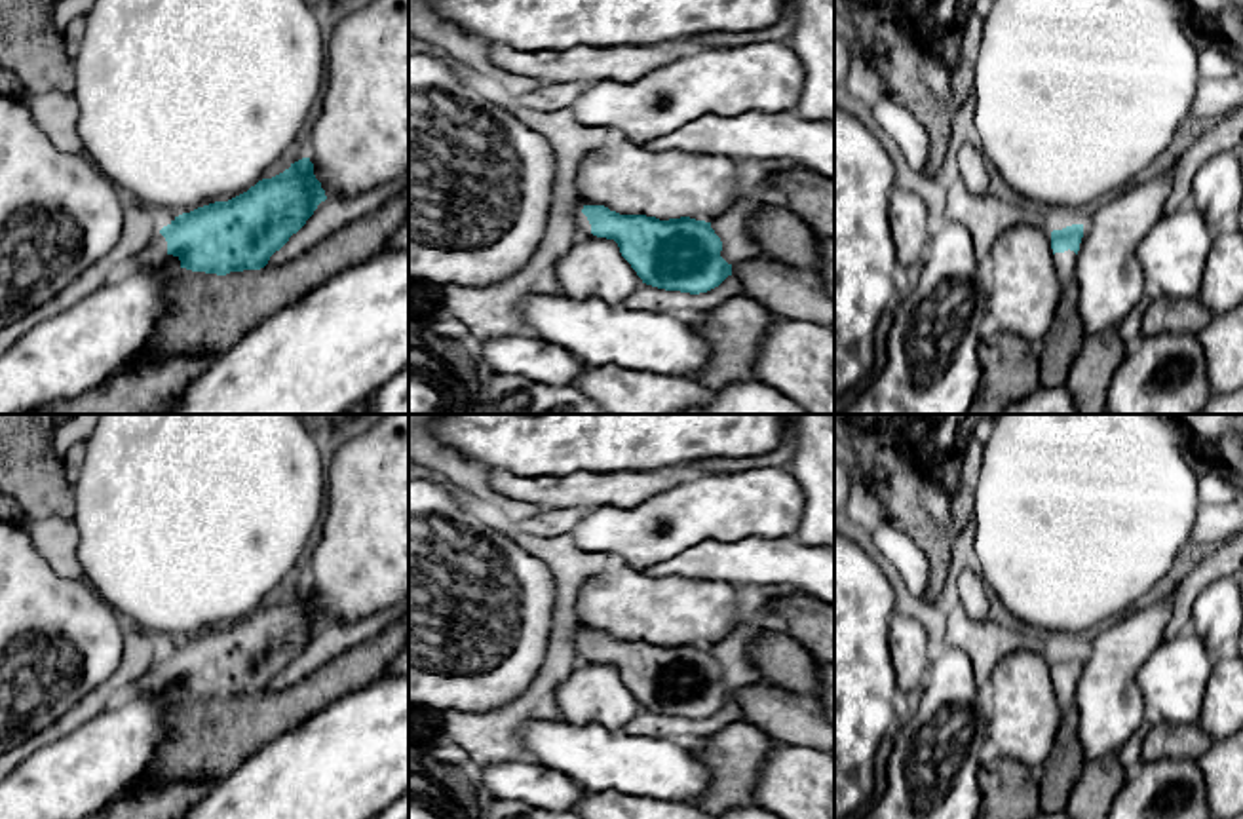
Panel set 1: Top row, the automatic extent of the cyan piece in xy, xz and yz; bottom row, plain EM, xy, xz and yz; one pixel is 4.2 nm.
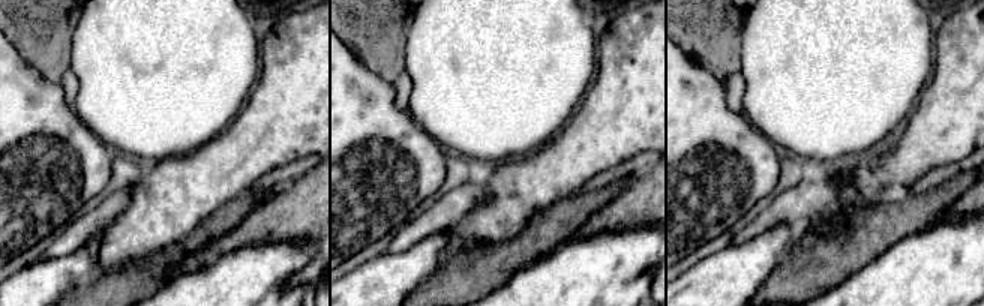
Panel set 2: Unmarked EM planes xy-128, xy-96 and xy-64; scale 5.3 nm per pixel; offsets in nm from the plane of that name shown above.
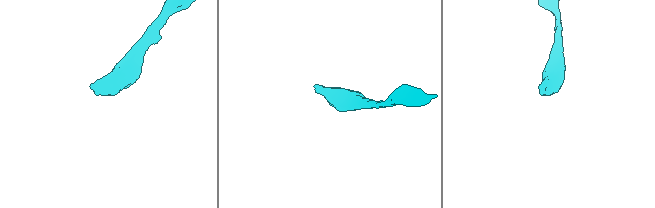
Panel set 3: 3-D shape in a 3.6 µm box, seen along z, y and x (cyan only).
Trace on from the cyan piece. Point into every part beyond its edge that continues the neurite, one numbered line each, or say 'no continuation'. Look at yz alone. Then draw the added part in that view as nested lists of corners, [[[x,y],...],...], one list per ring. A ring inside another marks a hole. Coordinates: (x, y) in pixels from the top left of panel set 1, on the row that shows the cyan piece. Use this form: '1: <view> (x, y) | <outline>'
1: yz (1065, 263) | [[[1064,251],[1064,253],[1055,253],[1055,270],[1061,279],[1061,289],[1066,291],[1076,285],[1076,253],[1074,251]]]

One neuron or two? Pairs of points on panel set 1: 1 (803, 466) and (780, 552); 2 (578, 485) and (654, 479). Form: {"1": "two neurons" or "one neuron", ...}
{"1": "two neurons", "2": "one neuron"}

